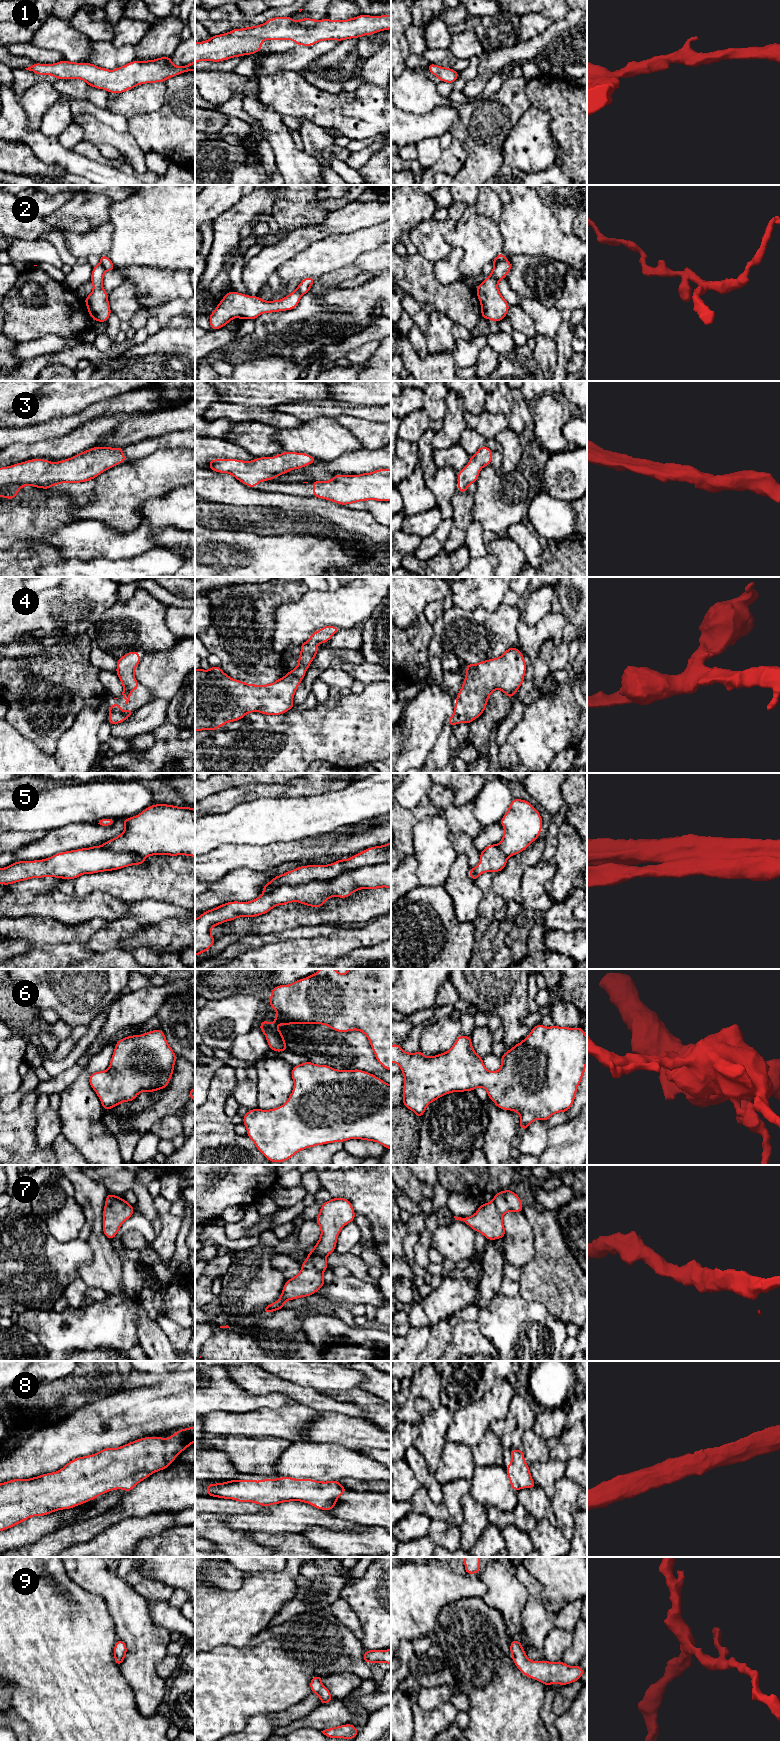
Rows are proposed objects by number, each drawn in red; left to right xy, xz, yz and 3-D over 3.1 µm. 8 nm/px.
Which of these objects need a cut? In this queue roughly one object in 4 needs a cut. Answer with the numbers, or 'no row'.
2

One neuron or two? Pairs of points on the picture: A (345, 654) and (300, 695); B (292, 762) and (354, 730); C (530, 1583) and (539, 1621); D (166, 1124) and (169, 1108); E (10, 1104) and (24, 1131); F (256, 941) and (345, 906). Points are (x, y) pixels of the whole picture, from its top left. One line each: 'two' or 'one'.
A: one
B: one
C: one
D: two
E: two
F: two

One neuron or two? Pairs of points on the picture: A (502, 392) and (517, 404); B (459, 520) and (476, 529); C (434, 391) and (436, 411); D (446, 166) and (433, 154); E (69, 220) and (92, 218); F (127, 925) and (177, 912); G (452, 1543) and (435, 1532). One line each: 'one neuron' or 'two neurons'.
A: two neurons
B: two neurons
C: one neuron
D: two neurons
E: one neuron
F: one neuron
G: one neuron

